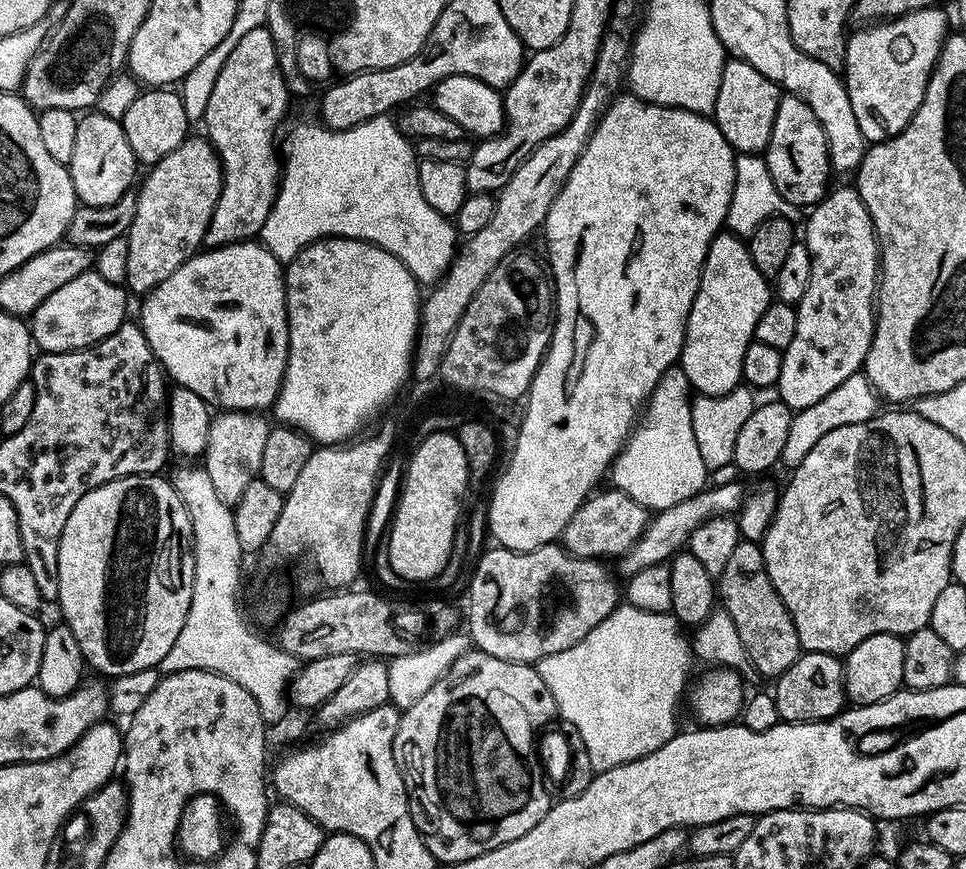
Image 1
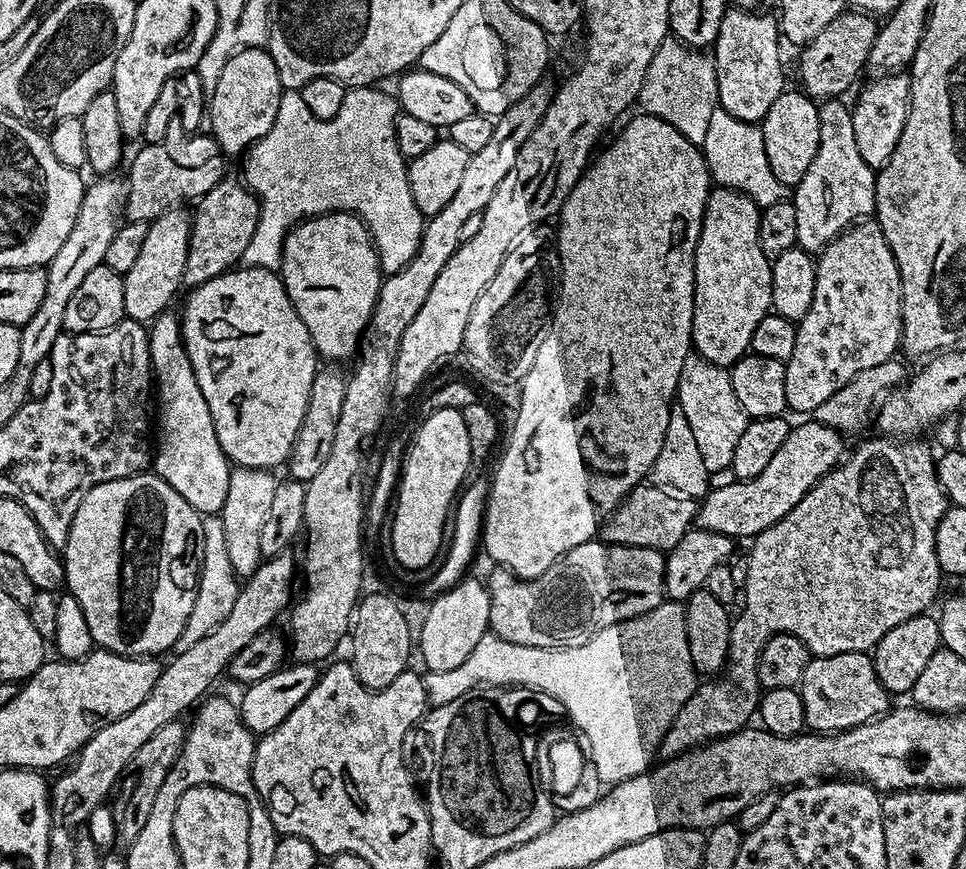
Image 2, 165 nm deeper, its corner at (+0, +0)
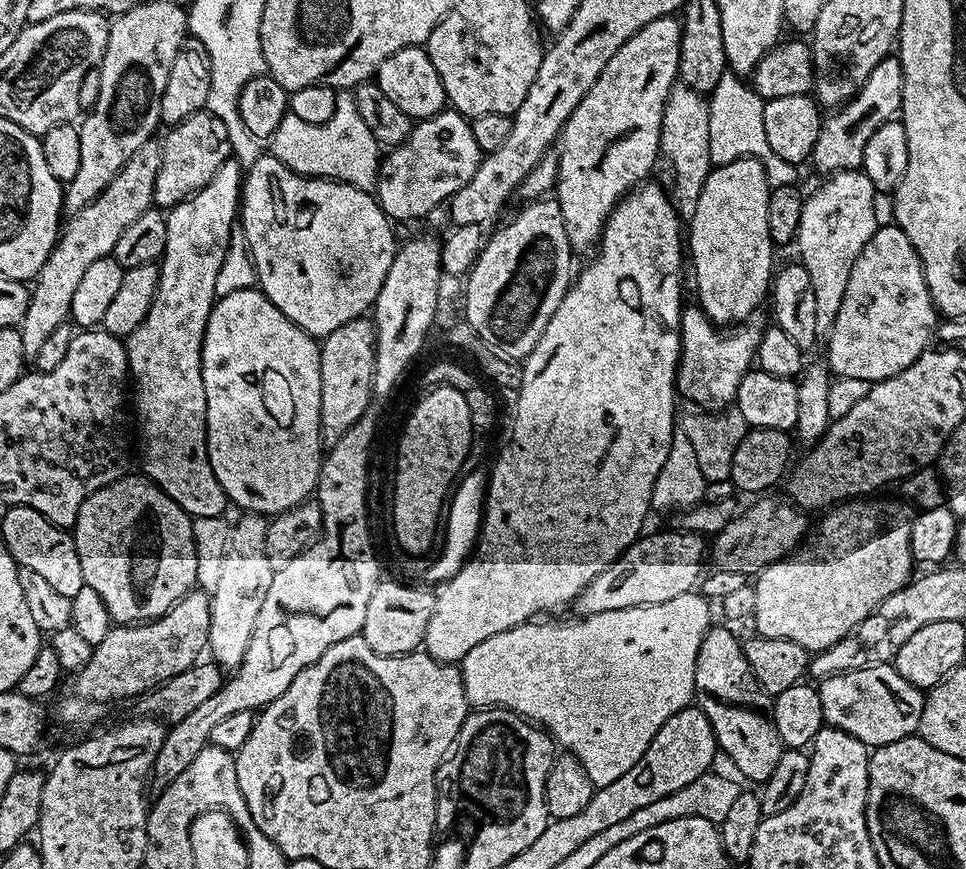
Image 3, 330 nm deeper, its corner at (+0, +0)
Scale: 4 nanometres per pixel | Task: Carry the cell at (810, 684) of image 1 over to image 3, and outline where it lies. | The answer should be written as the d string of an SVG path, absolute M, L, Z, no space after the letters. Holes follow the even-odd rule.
M879 664L834 674L819 681L824 723L829 728L846 730L858 742L875 750L890 742L913 735L920 727L925 693L915 688L892 664Z

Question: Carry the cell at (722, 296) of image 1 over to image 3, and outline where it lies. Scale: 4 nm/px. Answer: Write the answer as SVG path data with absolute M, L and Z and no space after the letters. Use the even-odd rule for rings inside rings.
M735 160L713 167L711 174L698 194L698 206L690 218L692 229L686 232L686 248L690 253L690 268L696 271L696 296L698 307L717 326L739 326L760 303L765 303L774 279L770 226L766 226L766 206L770 185L762 162Z

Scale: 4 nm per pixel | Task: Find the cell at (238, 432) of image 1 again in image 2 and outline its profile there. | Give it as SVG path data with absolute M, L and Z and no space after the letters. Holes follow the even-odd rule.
M233 467L229 471L229 486L226 490L226 500L219 512L226 542L226 554L230 558L230 566L237 577L247 578L256 573L256 567L261 564L258 541L262 536L262 522L266 522L266 513L270 510L270 501L274 498L278 480L266 468Z

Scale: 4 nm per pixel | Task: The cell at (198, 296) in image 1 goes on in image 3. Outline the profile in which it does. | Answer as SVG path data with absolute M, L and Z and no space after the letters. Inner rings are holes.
M259 287L246 290L234 290L234 294L219 297L210 310L210 318L204 331L202 346L202 382L206 390L206 426L208 427L208 461L214 470L214 478L228 495L229 501L236 504L248 514L275 514L285 512L296 504L309 499L316 487L316 479L320 476L322 445L320 443L320 346L317 337L311 332L302 330Z

